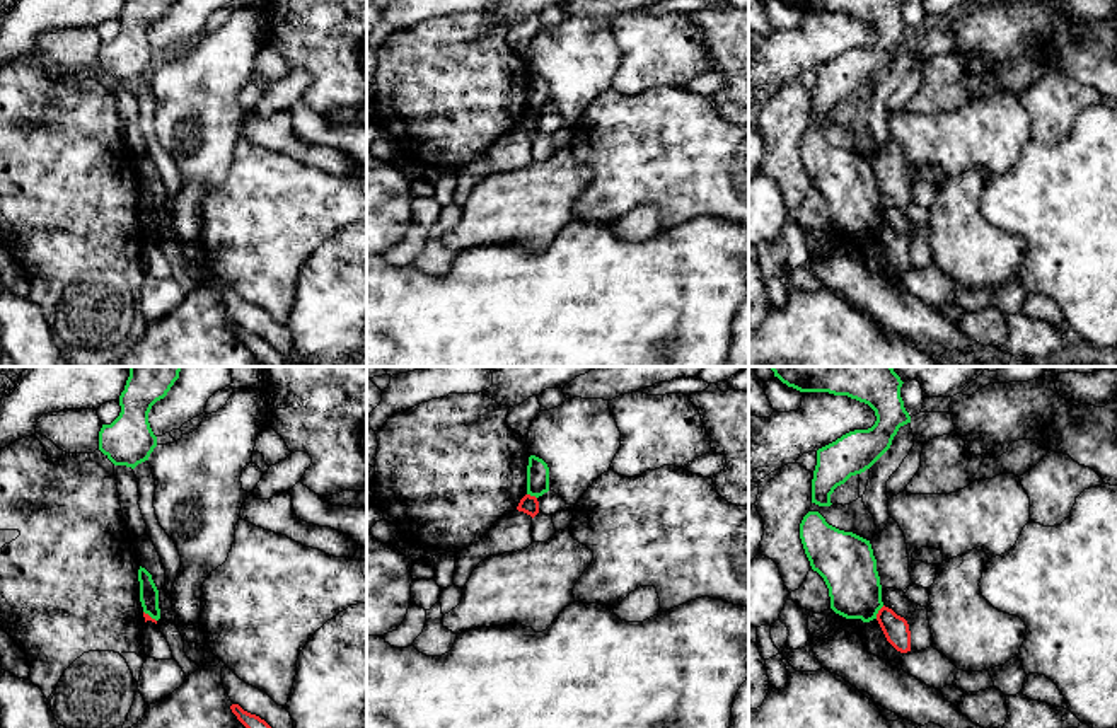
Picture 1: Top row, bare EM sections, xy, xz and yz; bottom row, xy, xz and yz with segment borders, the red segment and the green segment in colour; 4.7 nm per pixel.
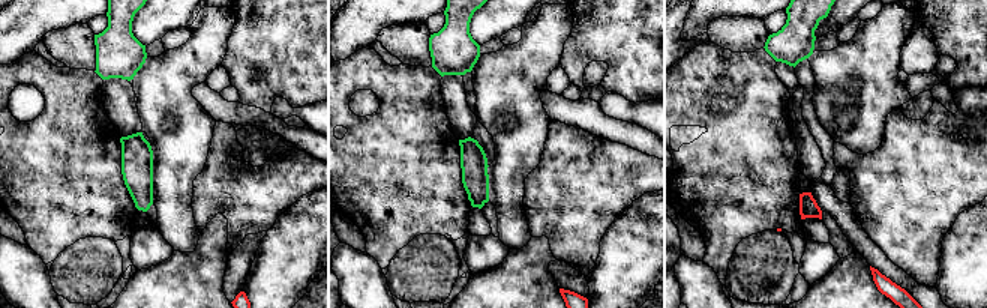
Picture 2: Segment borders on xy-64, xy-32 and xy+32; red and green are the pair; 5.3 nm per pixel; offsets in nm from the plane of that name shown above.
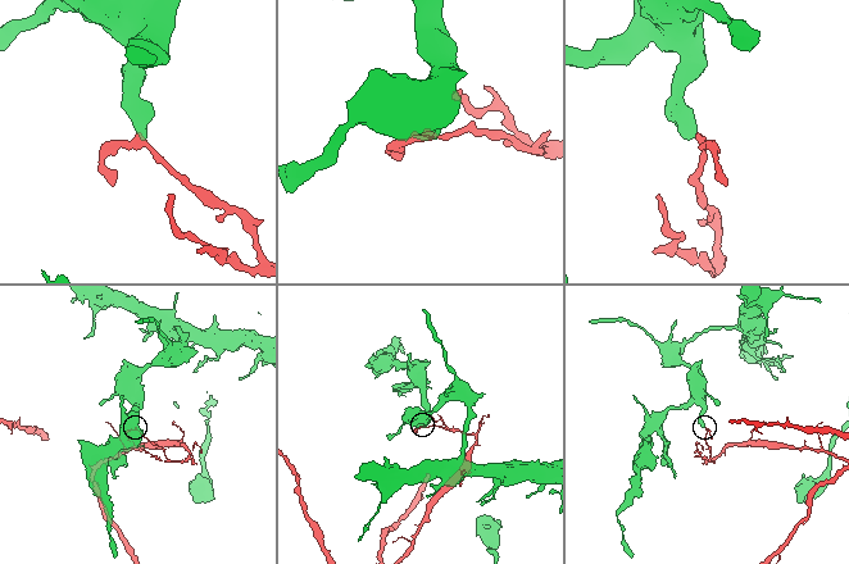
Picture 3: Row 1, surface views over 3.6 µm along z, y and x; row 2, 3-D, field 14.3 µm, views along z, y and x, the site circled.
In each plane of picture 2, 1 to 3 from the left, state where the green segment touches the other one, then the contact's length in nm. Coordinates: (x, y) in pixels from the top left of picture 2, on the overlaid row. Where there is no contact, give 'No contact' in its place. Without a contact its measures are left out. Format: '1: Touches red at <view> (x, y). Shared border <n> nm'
1: No contact
2: No contact
3: No contact

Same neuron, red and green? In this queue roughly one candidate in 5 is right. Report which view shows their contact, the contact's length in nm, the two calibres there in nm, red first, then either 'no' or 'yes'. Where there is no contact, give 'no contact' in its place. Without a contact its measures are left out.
yz | 80 nm | 120/260 nm | no

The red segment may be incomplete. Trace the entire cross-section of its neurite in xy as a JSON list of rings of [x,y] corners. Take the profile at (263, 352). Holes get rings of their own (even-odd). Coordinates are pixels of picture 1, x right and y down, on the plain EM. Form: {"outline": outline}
{"outline": [[[232,322],[230,327],[264,367],[290,367],[285,358],[259,334],[244,329],[239,322]]]}

